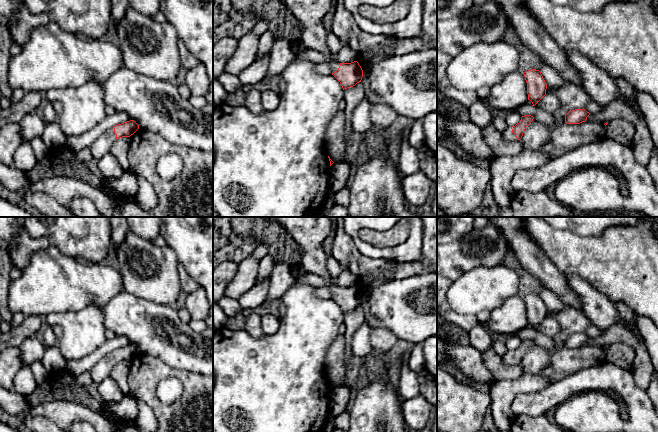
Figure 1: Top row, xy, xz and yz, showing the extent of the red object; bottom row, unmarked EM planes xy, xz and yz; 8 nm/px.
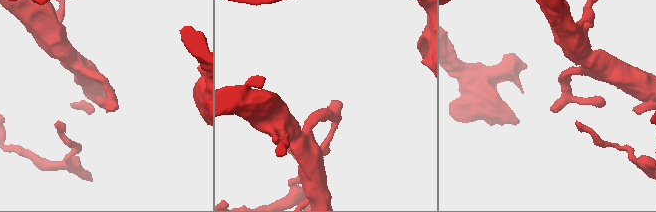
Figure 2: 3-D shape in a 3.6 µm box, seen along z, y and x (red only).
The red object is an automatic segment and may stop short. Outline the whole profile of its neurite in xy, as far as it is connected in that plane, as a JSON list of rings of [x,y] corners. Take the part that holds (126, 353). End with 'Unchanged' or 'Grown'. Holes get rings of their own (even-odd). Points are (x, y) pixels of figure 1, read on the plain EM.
[[[130,344],[106,354],[90,371],[93,382],[98,384],[111,377],[111,372],[116,364],[122,361],[130,361],[138,353],[139,349],[134,344]]]. Grown

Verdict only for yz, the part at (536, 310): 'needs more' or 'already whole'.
already whole

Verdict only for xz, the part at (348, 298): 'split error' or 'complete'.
split error

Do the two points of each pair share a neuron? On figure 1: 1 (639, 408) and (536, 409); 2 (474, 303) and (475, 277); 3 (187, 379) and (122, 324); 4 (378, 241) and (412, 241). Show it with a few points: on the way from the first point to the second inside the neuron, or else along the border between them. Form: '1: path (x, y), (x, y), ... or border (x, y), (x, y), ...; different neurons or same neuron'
1: path (615, 382), (578, 382), (562, 389); same neuron
2: path (474, 297), (475, 283); same neuron
3: border (151, 356), (159, 358), (168, 365), (195, 373); different neurons
4: border (410, 227), (408, 237), (403, 242), (381, 247); different neurons

